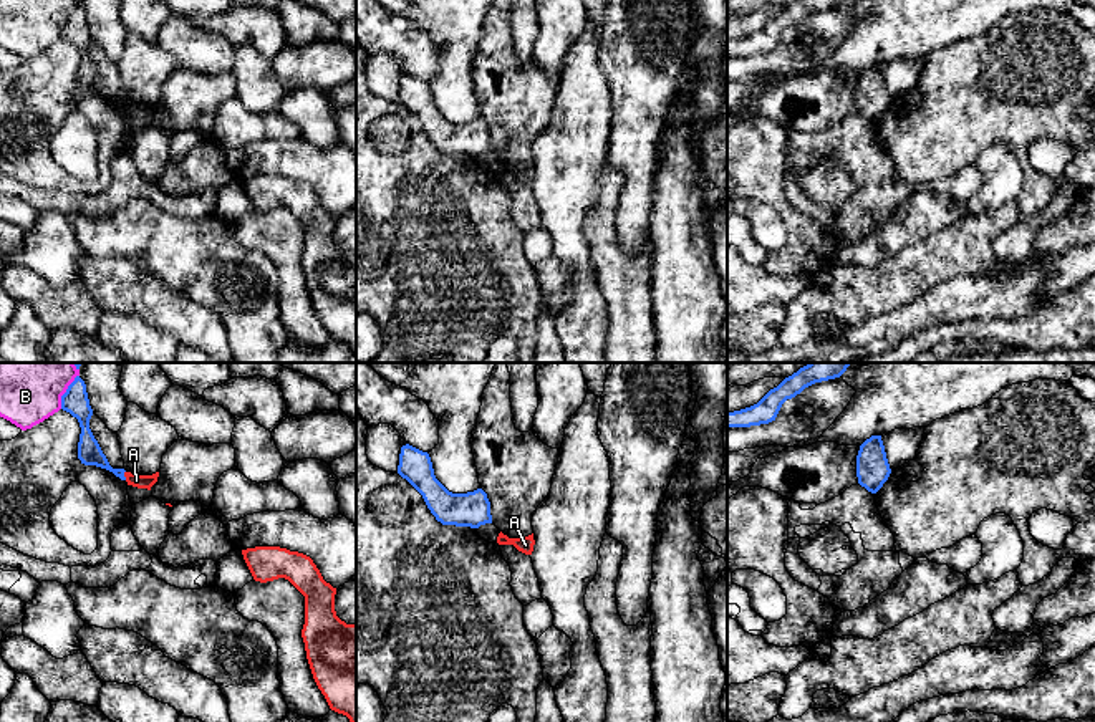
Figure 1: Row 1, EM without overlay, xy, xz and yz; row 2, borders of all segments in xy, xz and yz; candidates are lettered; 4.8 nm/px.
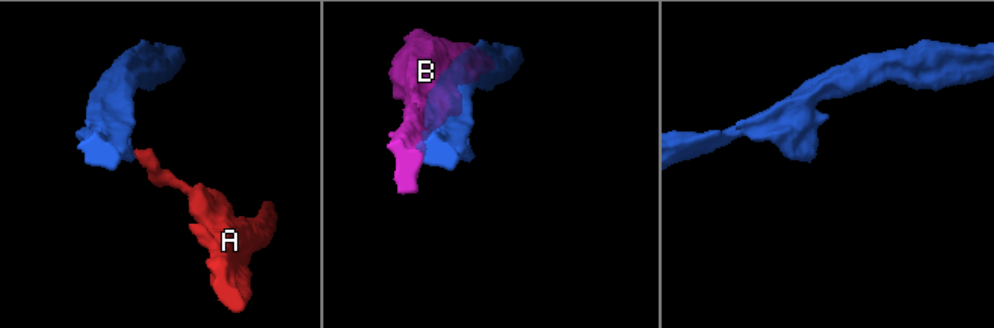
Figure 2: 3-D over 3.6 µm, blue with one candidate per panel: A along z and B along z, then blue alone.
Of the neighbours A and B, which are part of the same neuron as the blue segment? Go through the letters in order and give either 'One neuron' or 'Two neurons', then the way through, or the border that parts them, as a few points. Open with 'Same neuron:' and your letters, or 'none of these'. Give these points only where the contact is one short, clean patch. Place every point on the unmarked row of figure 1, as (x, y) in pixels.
Same neuron: none of these
A: Two neurons. Boundary: xy (125, 100), (126, 108)
B: Two neurons

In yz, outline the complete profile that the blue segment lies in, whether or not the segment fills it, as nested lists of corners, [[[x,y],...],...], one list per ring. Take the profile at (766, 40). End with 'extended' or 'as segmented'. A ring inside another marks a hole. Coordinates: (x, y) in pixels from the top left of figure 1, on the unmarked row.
[[[797,0],[770,18],[757,33],[727,41],[727,56],[750,56],[775,50],[782,33],[805,17],[840,7],[845,0]]]; as segmented

